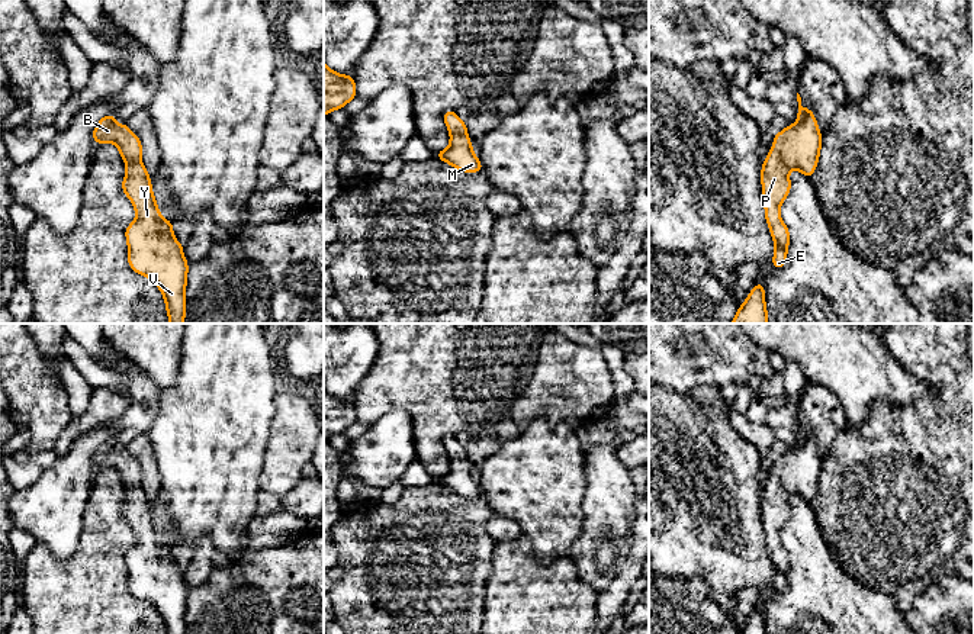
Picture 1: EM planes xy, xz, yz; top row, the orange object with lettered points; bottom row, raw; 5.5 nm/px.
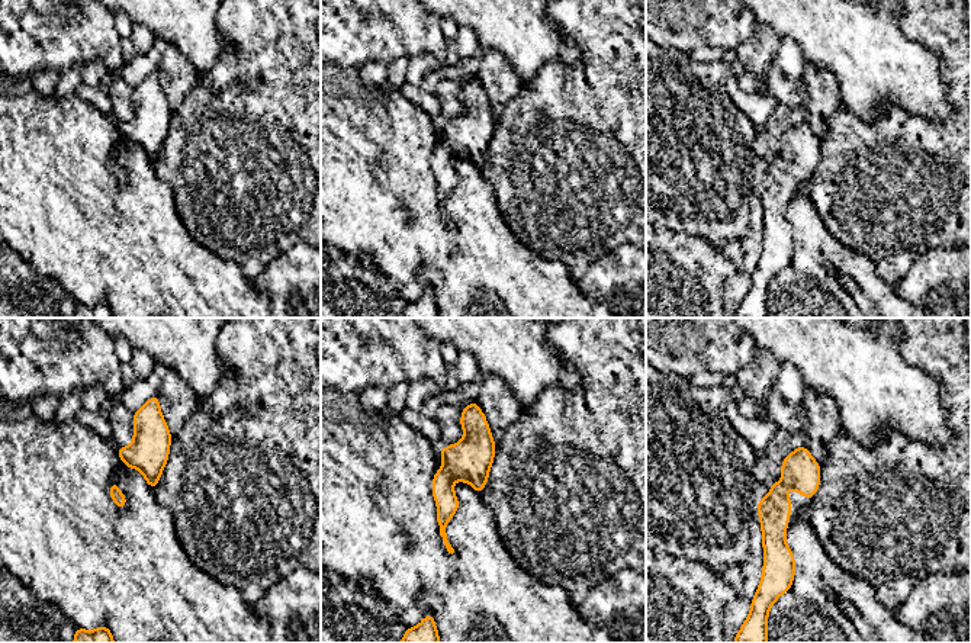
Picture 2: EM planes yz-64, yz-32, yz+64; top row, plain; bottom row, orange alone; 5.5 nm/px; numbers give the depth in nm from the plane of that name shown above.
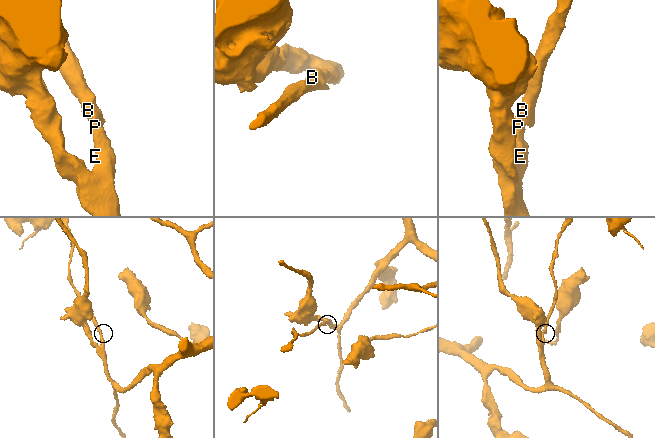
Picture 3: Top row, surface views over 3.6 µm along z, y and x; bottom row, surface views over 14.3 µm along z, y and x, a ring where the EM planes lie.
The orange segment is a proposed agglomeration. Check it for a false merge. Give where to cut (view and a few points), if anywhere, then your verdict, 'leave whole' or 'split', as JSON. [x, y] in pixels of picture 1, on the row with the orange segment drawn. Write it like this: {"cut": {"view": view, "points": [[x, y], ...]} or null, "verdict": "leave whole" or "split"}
{"cut": null, "verdict": "leave whole"}

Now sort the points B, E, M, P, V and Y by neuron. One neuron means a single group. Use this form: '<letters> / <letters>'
B E M P V Y

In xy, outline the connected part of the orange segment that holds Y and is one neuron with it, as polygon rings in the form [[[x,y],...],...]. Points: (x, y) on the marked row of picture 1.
[[[115,115],[100,119],[93,138],[96,145],[115,144],[126,162],[122,190],[136,212],[135,221],[125,231],[128,263],[135,273],[155,281],[165,300],[168,322],[184,324],[189,264],[183,245],[173,235],[173,223],[161,216],[155,203],[152,180],[141,162],[141,141],[126,123],[118,125]]]

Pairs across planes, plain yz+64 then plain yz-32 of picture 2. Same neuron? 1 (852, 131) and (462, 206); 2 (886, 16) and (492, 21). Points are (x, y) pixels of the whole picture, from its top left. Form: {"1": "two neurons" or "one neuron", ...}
{"1": "two neurons", "2": "one neuron"}

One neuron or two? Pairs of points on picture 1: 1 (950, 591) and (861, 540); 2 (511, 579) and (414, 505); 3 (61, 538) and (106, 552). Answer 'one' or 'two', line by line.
1: two
2: two
3: two

